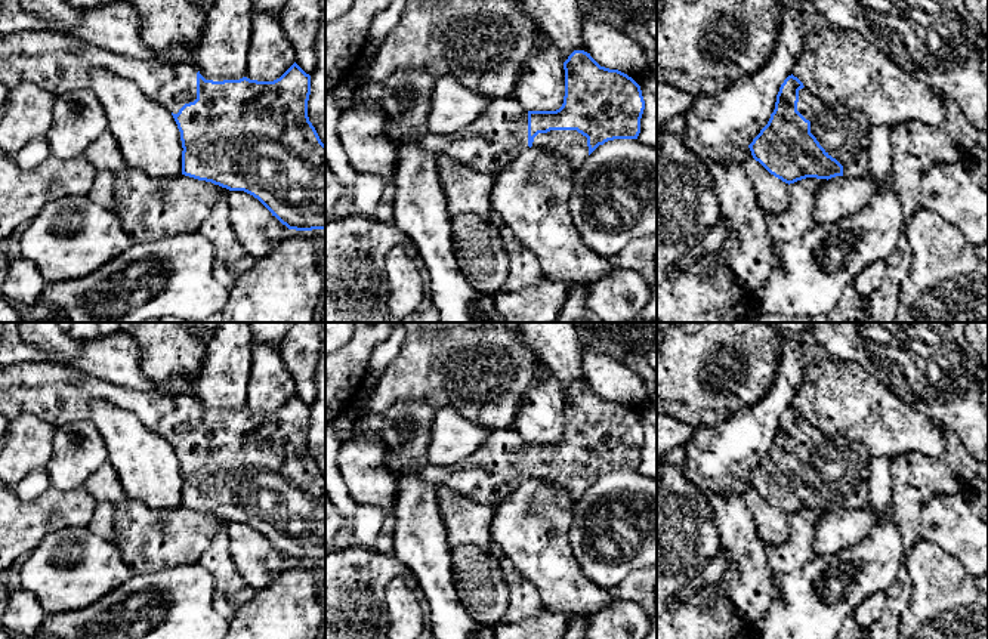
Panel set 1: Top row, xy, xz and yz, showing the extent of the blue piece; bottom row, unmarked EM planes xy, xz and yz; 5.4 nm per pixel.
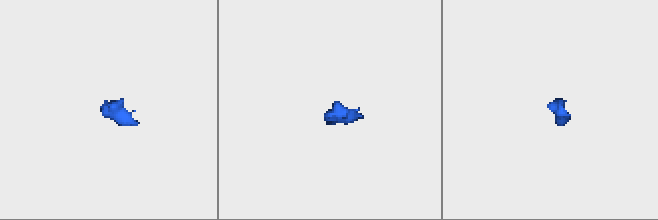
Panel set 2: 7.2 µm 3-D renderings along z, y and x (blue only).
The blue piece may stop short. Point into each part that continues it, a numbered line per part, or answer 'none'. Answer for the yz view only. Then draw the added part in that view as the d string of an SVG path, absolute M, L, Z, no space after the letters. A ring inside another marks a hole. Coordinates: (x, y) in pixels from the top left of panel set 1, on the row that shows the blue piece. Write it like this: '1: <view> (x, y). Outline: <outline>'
1: yz (843, 133). Outline: M805 87L799 90L797 111L811 121L811 133L825 152L843 166L845 178L870 175L871 124L861 111L833 108Z

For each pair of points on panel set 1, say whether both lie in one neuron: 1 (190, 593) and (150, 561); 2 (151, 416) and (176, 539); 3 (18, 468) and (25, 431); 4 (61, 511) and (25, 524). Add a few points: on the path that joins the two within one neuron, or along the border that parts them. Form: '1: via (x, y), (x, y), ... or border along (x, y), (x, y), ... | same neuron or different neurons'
1: border along (195, 562), (133, 574) | different neurons
2: border along (182, 505), (216, 515) | different neurons
3: via (18, 459), (25, 448), (25, 440) | same neuron
4: via (52, 511), (34, 519) | same neuron

